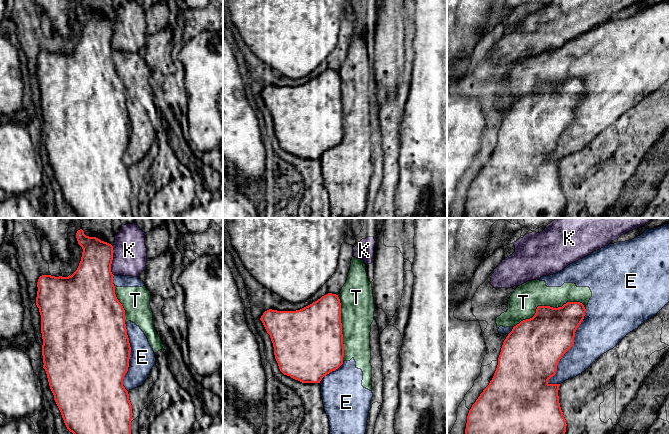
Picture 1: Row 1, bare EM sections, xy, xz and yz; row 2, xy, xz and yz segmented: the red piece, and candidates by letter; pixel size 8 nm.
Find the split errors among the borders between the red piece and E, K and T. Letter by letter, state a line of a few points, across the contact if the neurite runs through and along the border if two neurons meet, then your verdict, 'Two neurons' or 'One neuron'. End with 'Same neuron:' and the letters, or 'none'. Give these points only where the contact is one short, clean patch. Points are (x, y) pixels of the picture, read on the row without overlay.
E: Two neurons
K: Two neurons
T: Two neurons
Same neuron: none

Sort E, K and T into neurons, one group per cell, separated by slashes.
E T / K

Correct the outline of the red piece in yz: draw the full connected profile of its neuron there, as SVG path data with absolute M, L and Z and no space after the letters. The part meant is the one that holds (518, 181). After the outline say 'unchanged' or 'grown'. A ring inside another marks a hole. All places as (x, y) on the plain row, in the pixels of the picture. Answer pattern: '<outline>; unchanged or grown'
M567 78L558 84L538 82L532 94L523 96L513 103L503 118L498 141L492 156L469 186L464 218L563 218L567 200L559 179L558 166L560 160L549 160L548 156L556 150L557 141L562 132L573 122L575 108L583 97L585 88L586 85L580 78Z; unchanged

